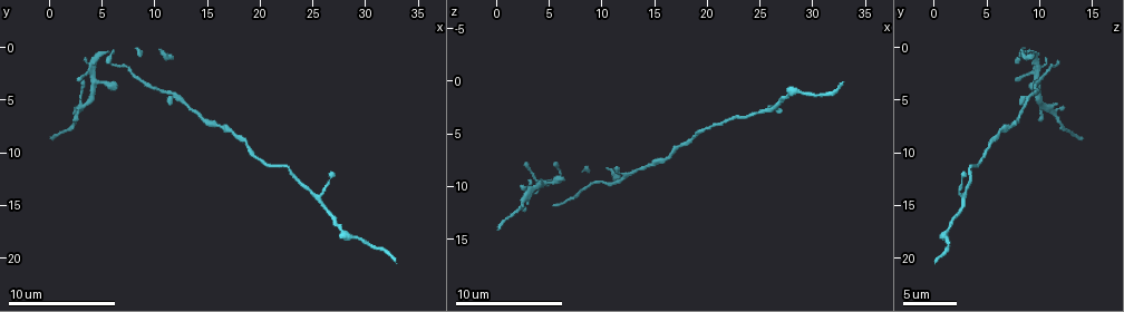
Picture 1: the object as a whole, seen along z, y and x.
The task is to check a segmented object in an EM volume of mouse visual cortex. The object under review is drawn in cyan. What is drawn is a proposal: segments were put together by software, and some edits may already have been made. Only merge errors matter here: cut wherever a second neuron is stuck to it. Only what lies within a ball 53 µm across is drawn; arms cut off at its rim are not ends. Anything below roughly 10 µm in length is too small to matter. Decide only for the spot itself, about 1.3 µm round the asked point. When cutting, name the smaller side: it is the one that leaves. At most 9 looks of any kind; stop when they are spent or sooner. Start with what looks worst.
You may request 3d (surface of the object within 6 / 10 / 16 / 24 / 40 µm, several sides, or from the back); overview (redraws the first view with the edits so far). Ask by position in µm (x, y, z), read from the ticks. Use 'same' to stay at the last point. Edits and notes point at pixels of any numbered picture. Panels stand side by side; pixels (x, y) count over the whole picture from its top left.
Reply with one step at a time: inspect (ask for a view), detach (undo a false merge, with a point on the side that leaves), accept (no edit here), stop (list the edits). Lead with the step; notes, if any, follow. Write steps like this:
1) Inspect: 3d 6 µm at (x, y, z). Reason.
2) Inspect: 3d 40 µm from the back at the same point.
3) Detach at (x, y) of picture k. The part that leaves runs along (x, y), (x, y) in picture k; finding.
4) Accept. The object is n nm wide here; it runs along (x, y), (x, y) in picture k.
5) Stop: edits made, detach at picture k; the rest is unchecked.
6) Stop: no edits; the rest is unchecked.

Inspect: 3d 10 µm at (3.2, 5.6, 10.2). Sudden change in width.

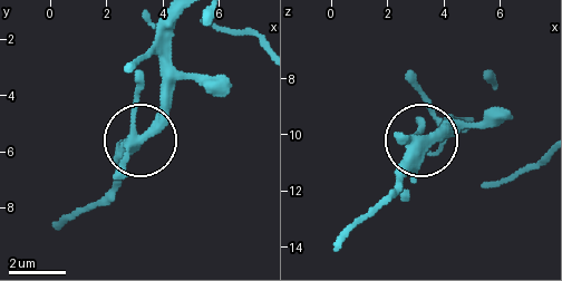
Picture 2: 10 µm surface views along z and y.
Accept. It runs along (543, 163), (486, 184), (435, 134), (380, 203) in picture 2; all the same neuron.

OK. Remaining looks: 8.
Inspect: 3d 16 µm at (14.0, 6.4, 8.4). Thick turns thin.

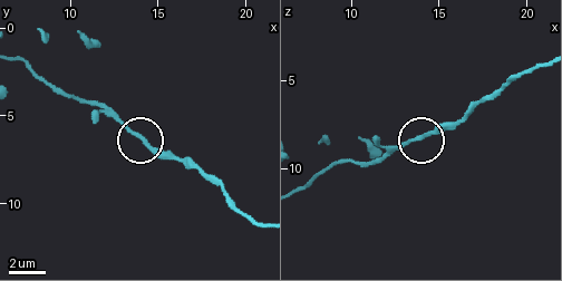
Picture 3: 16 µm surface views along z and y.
Accept. It runs along (442, 123), (420, 139), (390, 148) in picture 3; one neuron here.

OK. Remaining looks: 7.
Inspect: 3d 6 µm at (24.8, 14.0, 3.0). A narrow waist.

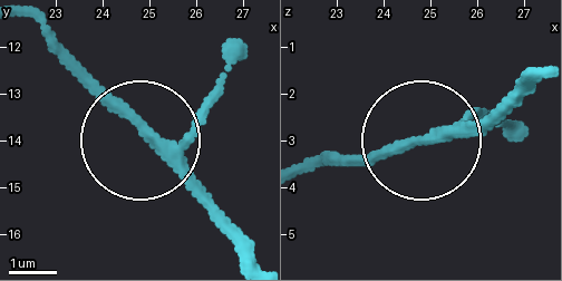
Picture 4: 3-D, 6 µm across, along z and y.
Accept. One neuron here.

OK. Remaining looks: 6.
Inspect: 3d 16 µm at (18.0, 8.6, 6.2). Thick turns thin.

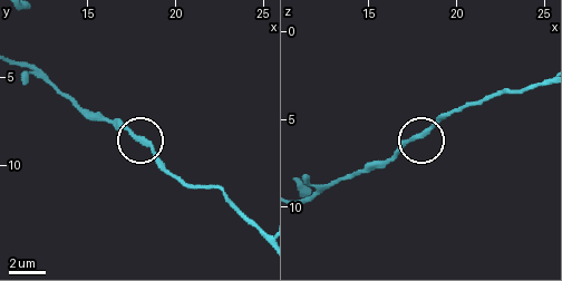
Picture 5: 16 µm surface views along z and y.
Accept. It runs along (374, 162), (386, 160), (408, 141), (420, 137), (443, 114) in picture 5; all the same neuron.

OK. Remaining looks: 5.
Stop: no edits; the rest is unchecked.

